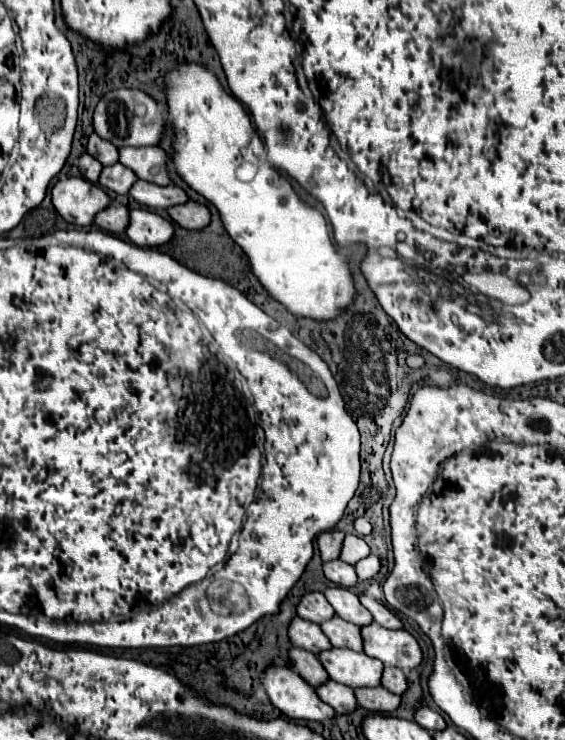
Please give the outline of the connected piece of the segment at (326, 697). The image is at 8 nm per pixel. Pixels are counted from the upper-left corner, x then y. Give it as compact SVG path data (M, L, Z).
M328 679L326 683L322 683L320 687L316 687L316 695L328 703L336 713L350 713L356 709L356 699L350 687L336 683L332 679Z

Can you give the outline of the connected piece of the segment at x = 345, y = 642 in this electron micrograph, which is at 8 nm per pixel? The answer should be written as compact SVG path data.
M334 617L330 621L324 621L320 627L334 647L346 647L352 651L362 651L362 637L360 637L358 625L348 623L340 617Z

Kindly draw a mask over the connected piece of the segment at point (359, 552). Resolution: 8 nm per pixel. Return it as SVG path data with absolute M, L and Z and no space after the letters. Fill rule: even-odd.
M346 535L344 539L344 545L342 545L342 553L340 553L340 559L354 565L356 561L364 559L370 555L370 547L366 545L366 541L358 535Z

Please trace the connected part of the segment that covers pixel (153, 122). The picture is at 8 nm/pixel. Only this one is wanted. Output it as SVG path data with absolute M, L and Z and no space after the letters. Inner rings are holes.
M116 89L106 93L98 101L92 125L100 137L112 141L116 147L158 145L164 133L164 105L156 103L152 97L148 97L138 89Z

